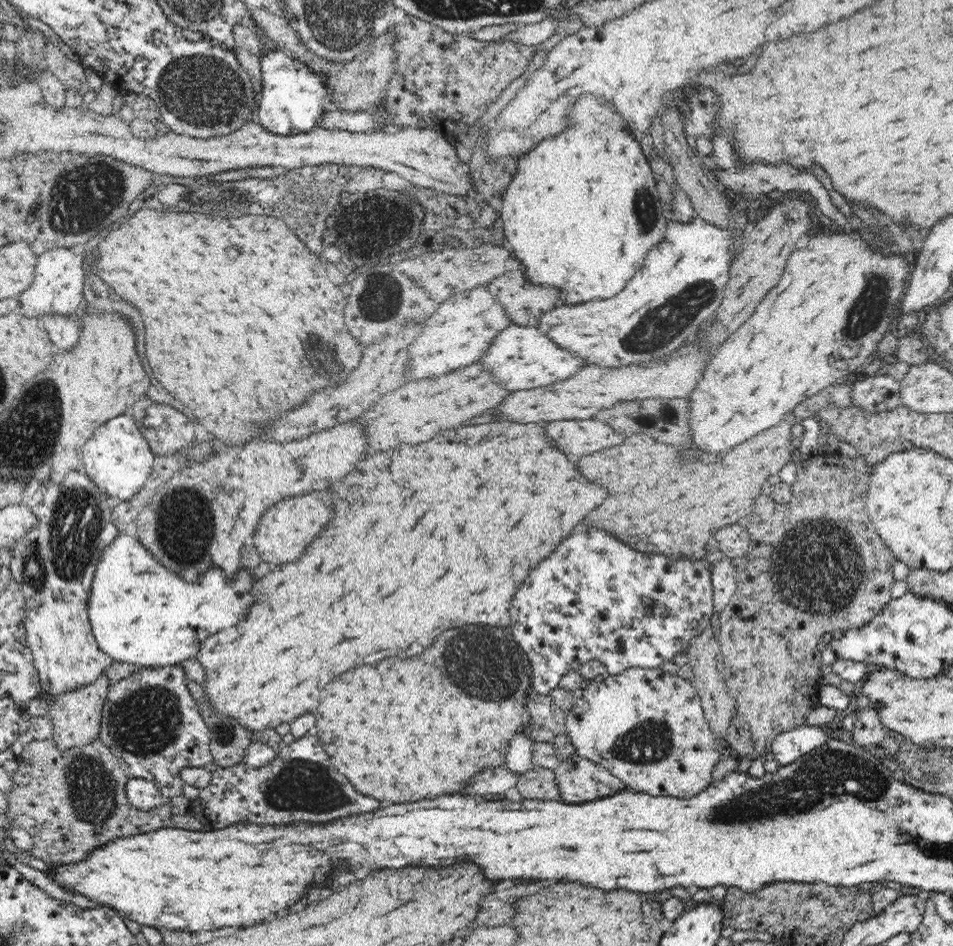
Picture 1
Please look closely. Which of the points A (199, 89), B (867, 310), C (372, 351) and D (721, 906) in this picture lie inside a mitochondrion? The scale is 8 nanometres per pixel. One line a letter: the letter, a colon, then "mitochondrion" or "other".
A: mitochondrion
B: mitochondrion
C: other
D: other

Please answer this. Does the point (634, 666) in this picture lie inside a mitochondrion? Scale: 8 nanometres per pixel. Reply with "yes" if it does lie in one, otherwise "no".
no

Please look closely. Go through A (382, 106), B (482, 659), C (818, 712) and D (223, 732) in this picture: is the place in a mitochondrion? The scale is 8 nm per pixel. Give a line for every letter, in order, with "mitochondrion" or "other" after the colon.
A: other
B: mitochondrion
C: other
D: mitochondrion

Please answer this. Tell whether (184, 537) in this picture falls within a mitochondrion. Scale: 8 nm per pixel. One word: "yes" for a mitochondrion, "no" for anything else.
yes

